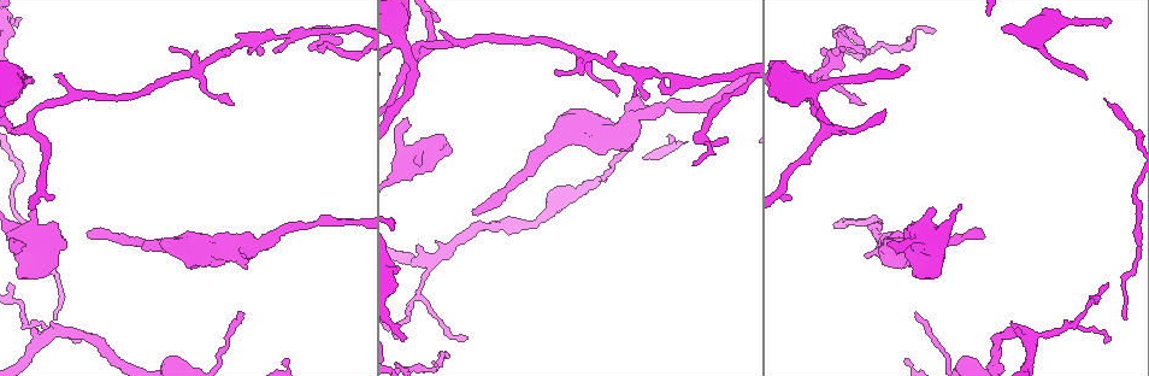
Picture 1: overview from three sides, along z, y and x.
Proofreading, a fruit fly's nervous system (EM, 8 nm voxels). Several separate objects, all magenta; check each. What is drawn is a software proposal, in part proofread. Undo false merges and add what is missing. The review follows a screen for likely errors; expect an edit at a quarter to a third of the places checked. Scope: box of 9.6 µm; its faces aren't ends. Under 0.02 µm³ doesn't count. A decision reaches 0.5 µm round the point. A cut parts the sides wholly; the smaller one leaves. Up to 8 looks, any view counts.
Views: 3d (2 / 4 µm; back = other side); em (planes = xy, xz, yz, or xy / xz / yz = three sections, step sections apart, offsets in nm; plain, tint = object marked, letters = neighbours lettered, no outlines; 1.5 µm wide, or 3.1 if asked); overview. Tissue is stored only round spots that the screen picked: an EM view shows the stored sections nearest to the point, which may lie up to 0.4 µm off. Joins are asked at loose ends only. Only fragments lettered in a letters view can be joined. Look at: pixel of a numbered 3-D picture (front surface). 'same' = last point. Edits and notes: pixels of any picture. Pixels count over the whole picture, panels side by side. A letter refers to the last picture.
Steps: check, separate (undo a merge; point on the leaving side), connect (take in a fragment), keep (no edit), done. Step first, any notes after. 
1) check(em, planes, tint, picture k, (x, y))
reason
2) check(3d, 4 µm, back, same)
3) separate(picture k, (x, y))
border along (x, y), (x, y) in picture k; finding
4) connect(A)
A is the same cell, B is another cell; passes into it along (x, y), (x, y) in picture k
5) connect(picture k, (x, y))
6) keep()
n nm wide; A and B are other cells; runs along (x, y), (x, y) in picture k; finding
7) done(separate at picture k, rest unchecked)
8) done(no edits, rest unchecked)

check(3d, 4 µm, picture 1, (840, 48))
an open end

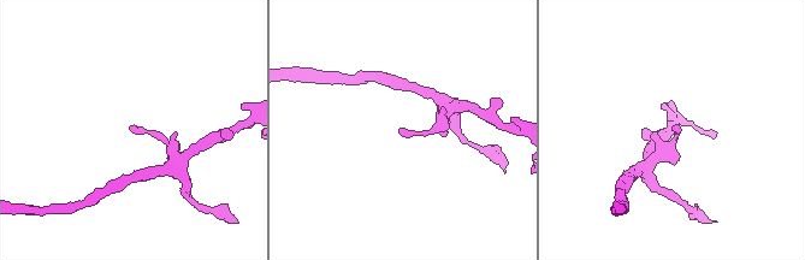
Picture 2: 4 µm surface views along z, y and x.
check(em, planes, letters, picture 2, (403, 128))

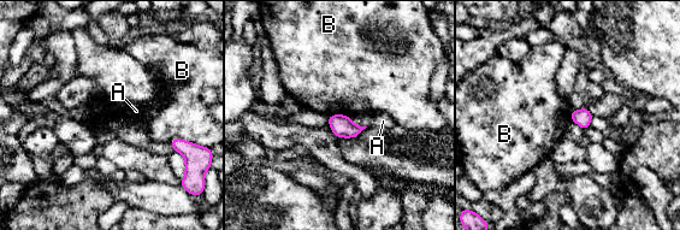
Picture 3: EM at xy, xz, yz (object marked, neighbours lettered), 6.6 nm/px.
keep()
A and B are other cells; border along (329, 114), (347, 114), (349, 117) in picture 3; none of them fits

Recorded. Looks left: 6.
check(3d, 4 µm, picture 1, (918, 313))

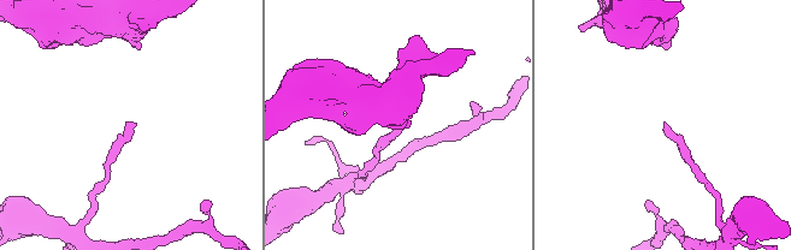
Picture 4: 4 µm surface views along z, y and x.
check(em, planes, letters, picture 4, (664, 121))

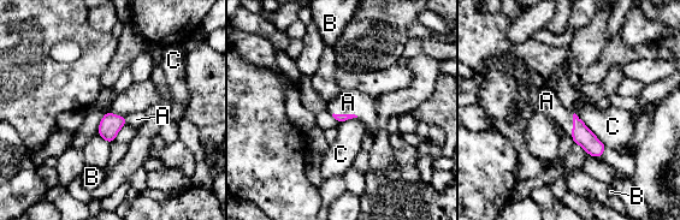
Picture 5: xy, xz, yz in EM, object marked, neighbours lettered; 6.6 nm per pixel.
connect(A)
A is the same cell, B and C are other cells; it goes on there

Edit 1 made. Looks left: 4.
check(overview)

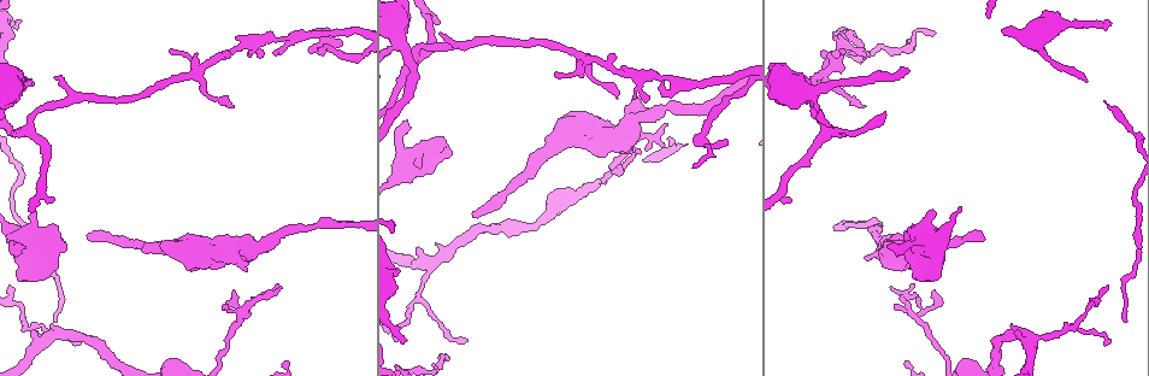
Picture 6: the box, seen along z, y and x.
check(em, xy, step 4, tint, picture 6, (89, 239))
branch stops here

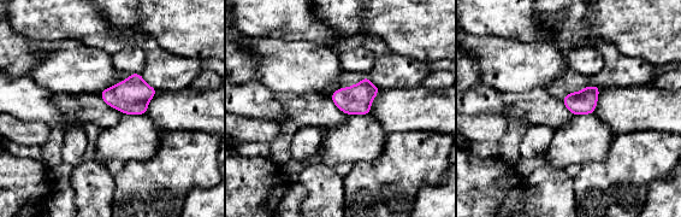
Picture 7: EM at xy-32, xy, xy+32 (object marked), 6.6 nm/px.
check(em, planes, letters, same)
cut it another way

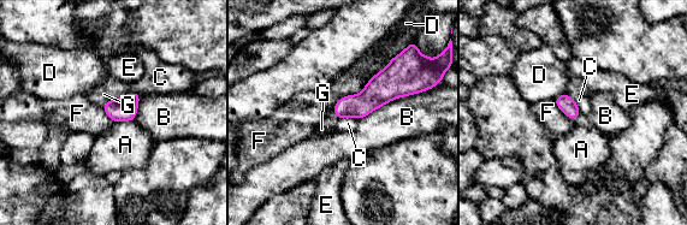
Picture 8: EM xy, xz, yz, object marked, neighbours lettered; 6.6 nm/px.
connect(G)
110 nm wide; G is the same cell, A, B, C, D, E and F are other cells; passes into it along (124, 110), (108, 101), (111, 88) in picture 8; it goes on there

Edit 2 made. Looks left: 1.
done(connect at picture 5, connect at picture 8, rest unchecked)

